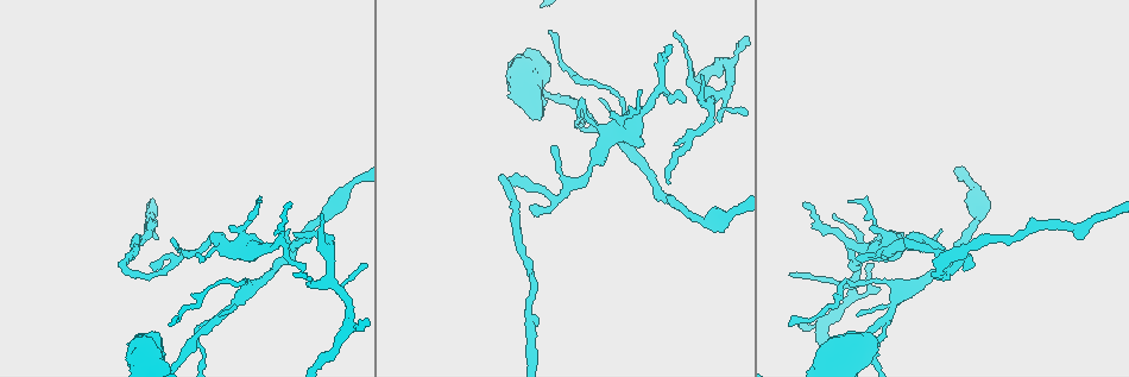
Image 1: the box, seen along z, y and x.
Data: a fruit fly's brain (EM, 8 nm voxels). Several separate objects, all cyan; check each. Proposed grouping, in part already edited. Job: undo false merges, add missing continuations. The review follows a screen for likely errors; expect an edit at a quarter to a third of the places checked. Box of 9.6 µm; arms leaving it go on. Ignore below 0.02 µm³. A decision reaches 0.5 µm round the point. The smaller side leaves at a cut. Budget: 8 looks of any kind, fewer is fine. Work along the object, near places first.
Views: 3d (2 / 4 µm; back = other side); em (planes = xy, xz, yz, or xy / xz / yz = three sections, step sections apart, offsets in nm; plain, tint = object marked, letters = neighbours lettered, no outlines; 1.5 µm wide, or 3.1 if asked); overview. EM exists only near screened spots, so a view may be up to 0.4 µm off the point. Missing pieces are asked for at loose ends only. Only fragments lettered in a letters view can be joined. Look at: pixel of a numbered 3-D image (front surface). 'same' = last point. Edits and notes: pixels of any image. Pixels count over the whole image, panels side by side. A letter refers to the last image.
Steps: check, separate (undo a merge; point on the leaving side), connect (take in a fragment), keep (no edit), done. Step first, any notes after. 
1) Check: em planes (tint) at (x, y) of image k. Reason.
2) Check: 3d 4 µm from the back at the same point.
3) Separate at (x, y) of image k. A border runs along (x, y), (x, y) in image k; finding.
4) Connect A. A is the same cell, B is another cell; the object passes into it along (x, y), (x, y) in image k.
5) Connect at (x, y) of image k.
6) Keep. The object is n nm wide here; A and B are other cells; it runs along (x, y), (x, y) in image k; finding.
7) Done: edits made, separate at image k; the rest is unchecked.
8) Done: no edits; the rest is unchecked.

Check: 3d 4 µm at (322, 214) of image 1. Tapers out.

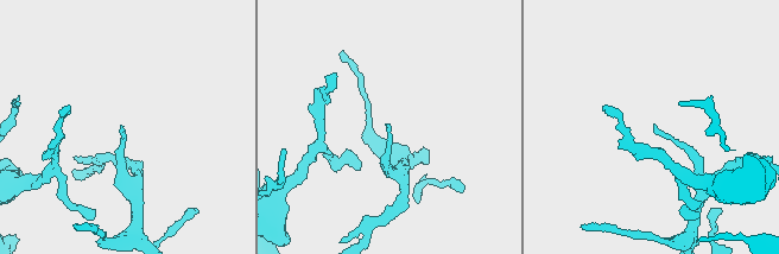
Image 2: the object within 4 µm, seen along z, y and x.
Check: em yz step 4 (tint) at (385, 124) of image 2. Need the tissue.

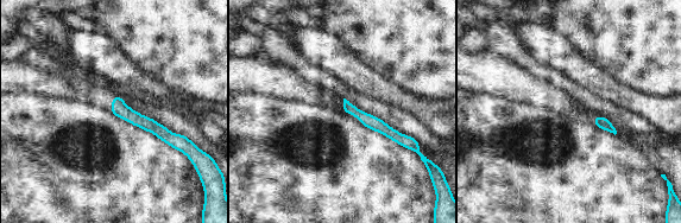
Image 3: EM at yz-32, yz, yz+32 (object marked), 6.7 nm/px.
Check: em planes (letters) at the same point. Cut it another way.

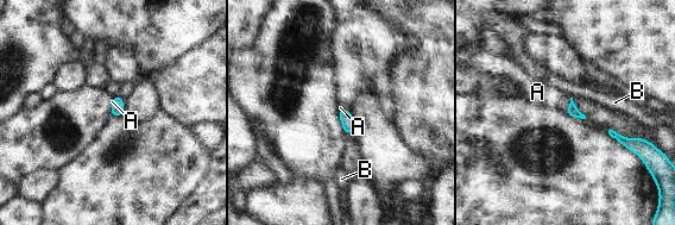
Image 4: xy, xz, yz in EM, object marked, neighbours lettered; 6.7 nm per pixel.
Connect A. A is the same cell, B is another cell; the object passes into it along (572, 111), (569, 105), (537, 92) in image 4; it goes on there.

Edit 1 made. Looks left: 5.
Check: em planes (plain) at (592, 128) of image 1. Arms run side by side.

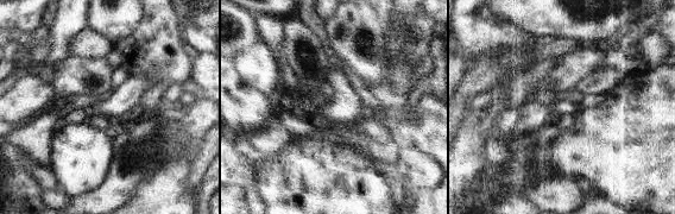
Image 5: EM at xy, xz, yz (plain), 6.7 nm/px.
Check: em planes (tint) at the same point.

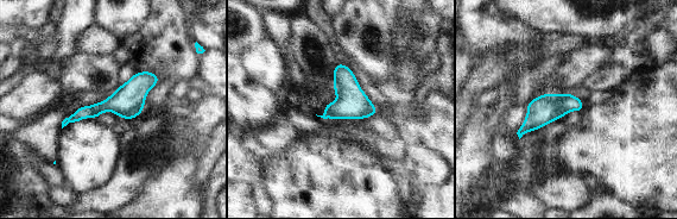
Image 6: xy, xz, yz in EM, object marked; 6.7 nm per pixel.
Check: em planes (letters) at the same point. What lies round it.

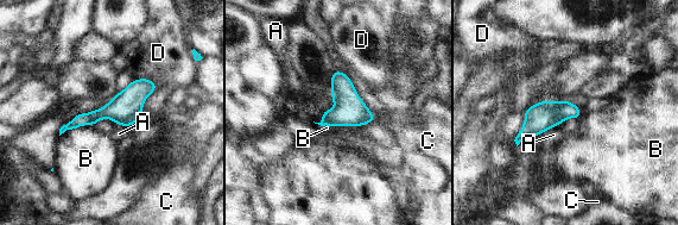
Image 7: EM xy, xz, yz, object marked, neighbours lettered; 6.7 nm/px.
Keep. The object is 190 nm wide here; the longest contact is with B, 260 nm; A, B, C and D are other cells; all the same cell.

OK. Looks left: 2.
Check: em yz step 4 (tint) at (549, 31) of image 1. Long arm stops here.

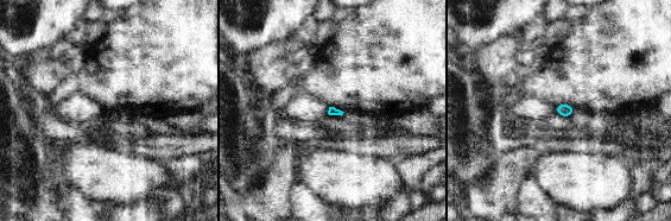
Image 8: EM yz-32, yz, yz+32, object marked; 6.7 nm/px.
Check: em xy step 4 (letters) at the same point.

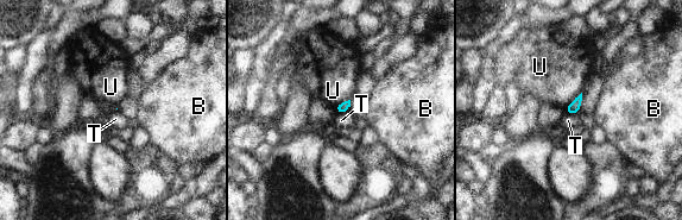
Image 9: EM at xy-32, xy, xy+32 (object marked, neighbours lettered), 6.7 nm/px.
Keep. B, T and U are other cells; none of them fits.

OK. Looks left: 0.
Done: edits made, connect at image 4; the rest is unchecked.

